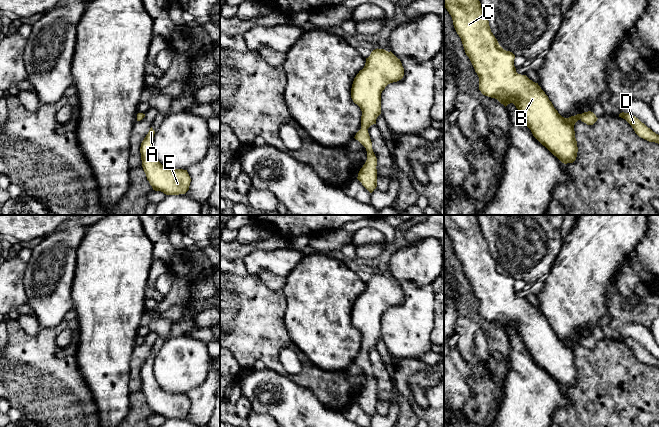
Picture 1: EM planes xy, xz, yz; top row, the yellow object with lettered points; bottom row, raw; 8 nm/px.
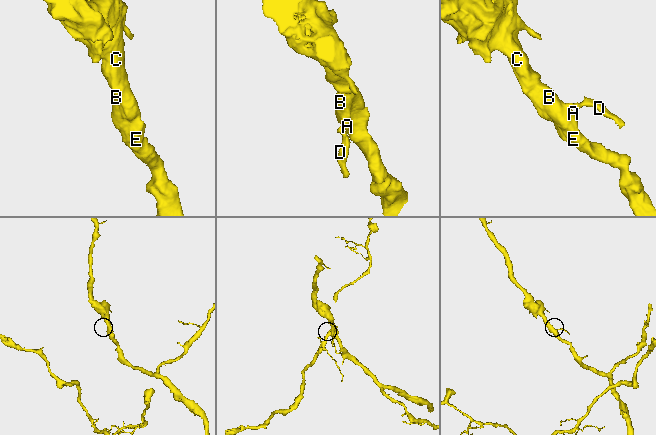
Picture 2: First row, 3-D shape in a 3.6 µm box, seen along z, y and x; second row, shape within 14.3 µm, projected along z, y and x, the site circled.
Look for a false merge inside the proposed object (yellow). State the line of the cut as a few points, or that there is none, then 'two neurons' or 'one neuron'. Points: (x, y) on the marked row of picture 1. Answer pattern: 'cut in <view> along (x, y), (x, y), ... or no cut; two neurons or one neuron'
no cut; one neuron

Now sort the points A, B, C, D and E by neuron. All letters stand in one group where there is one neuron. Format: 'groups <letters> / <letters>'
groups A B C D E

